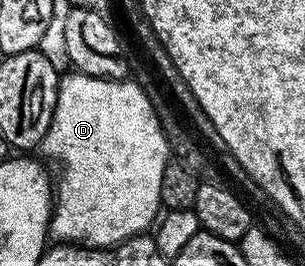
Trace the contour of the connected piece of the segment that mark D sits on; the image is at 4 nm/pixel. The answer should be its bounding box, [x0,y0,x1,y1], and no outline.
[39,75,171,249]

